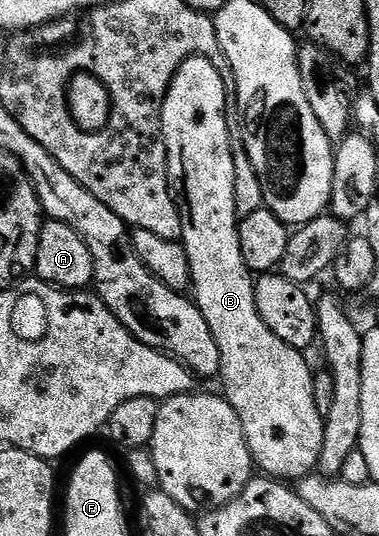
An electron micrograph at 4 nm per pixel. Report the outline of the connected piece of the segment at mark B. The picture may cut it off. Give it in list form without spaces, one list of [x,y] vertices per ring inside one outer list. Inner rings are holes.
[[[190,57],[179,68],[169,87],[161,115],[163,138],[167,144],[167,184],[183,220],[181,240],[189,255],[193,300],[201,315],[205,315],[205,323],[209,323],[213,339],[217,339],[217,347],[221,351],[222,396],[226,397],[233,411],[237,411],[237,419],[241,419],[252,462],[258,468],[260,465],[266,476],[284,483],[298,483],[304,477],[312,476],[319,468],[321,443],[325,443],[325,417],[317,411],[317,399],[313,395],[315,373],[307,366],[303,358],[306,356],[300,350],[281,343],[281,339],[265,327],[265,319],[261,319],[257,311],[256,278],[241,255],[241,218],[235,213],[233,134],[227,126],[227,112],[225,83],[217,67],[213,67],[213,63],[204,57]]]

